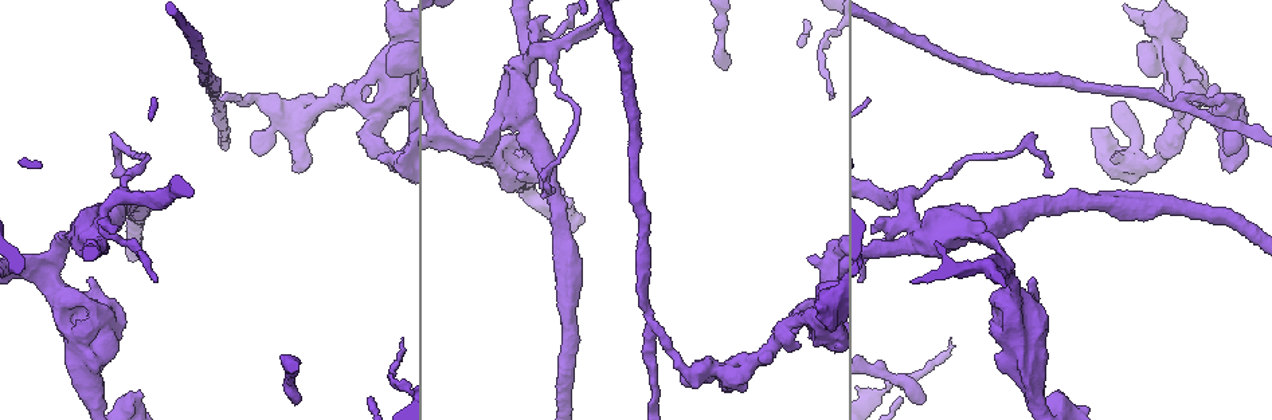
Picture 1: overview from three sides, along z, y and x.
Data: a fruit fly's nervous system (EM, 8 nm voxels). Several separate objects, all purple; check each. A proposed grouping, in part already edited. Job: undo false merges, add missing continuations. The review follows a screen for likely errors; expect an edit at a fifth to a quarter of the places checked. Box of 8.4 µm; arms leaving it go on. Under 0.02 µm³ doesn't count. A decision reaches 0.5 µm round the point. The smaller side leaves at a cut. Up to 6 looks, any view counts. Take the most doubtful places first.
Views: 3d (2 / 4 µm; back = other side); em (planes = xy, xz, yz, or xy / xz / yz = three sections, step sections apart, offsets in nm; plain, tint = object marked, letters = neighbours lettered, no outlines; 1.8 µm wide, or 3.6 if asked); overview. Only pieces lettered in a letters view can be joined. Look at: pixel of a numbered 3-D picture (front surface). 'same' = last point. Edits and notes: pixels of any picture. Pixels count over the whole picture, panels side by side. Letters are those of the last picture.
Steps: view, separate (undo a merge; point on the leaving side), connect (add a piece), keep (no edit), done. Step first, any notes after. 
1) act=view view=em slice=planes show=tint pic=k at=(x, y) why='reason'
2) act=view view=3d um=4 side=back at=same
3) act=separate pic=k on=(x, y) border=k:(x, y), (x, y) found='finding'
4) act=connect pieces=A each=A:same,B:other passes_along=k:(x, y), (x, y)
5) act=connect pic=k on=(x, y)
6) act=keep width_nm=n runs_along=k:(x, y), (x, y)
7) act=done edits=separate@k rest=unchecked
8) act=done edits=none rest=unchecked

act=view view=em slice=planes show=letters pic=1 at=(363, 111) why='abrupt turn'

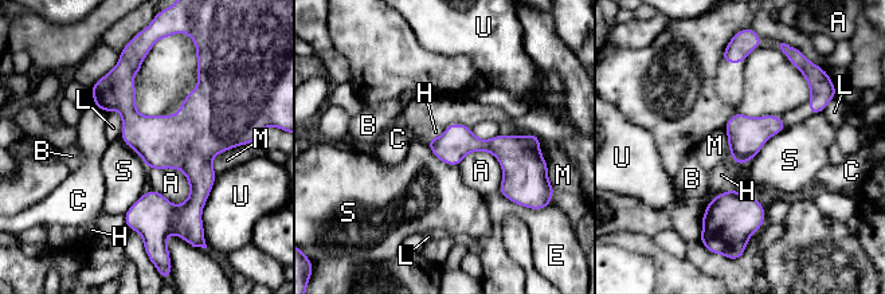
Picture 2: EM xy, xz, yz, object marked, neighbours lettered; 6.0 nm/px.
act=keep longest_contact=S:380nm each=A:other,B:other,C:other,E:other,H:other,L:other,M:other,S:other,U:other border=2:(732, 188), (719, 192), (703, 216) found='all the same neuron'

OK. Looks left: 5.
act=view view=3d um=4 pic=1 at=(220, 106) why='arms part here'

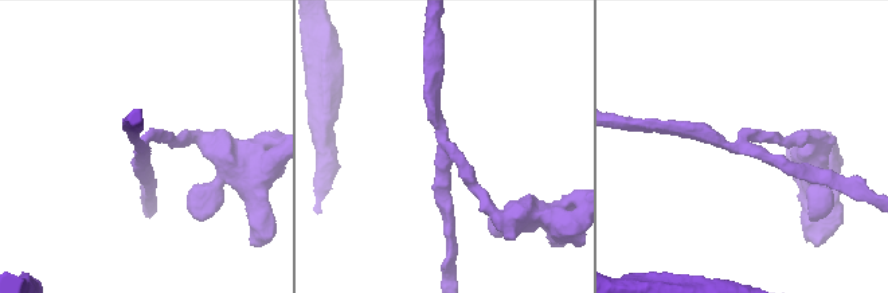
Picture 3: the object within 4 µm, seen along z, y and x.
act=view view=em slice=planes show=letters pic=3 at=(145, 146) arms=3 arm_widths_nm=160,170,200

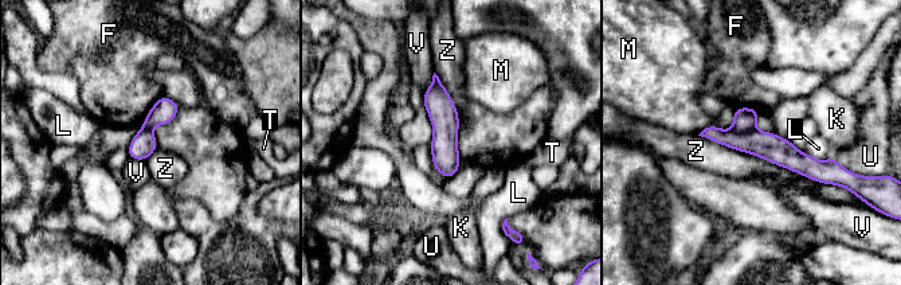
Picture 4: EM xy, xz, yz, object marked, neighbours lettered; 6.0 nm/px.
act=separate pic=4 on=(779, 151) each=F:other,K:other,L:other,M:other,T:other,U:other,V:other,Z:other border=4:(732, 128), (740, 132), (755, 129) found='a second neuron is stuck on'

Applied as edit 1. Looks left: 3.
act=view view=3d um=4 pic=1 at=(516, 121) why='arms part here'

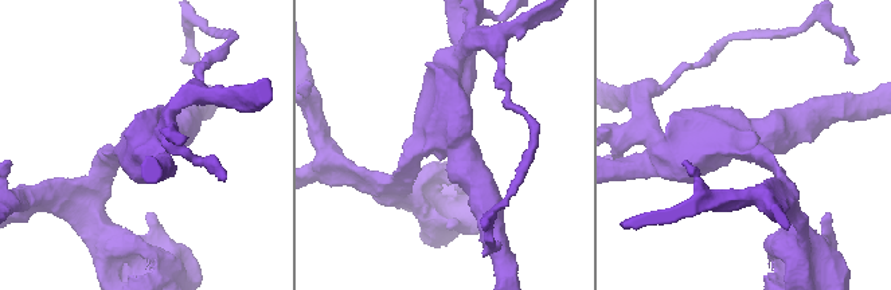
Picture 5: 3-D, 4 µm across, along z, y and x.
act=view view=em slice=xy step=8 show=tint pic=5 at=(742, 140) arms=3 arm_widths_nm=160,440,500 why='now the EM'

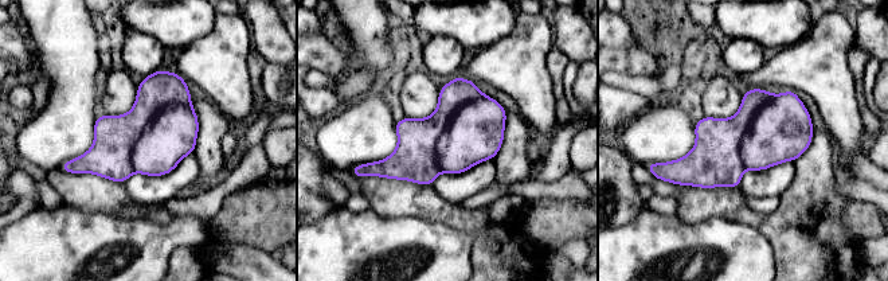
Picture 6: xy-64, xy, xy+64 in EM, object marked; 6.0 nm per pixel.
act=view view=em slice=planes show=letters at=same

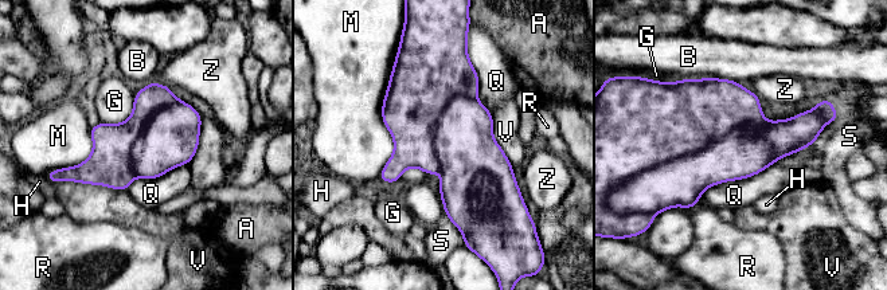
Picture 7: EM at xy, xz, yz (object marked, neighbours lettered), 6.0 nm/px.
act=separate pic=7 on=(741, 155) width_nm=440 each=A:other,B:other,G:other,H:other,M:other,Q:other,R:other,S:other,V:other,Z:other found='two neurons meet here'

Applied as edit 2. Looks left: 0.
act=done edits=separate@4,separate@7 rest=unchecked

